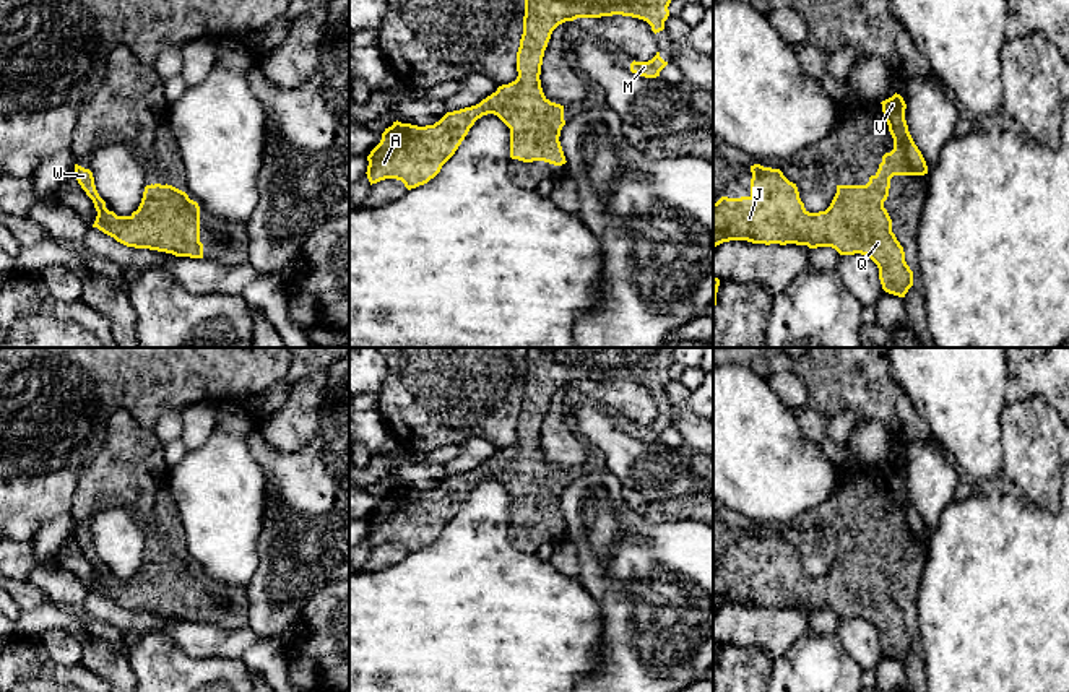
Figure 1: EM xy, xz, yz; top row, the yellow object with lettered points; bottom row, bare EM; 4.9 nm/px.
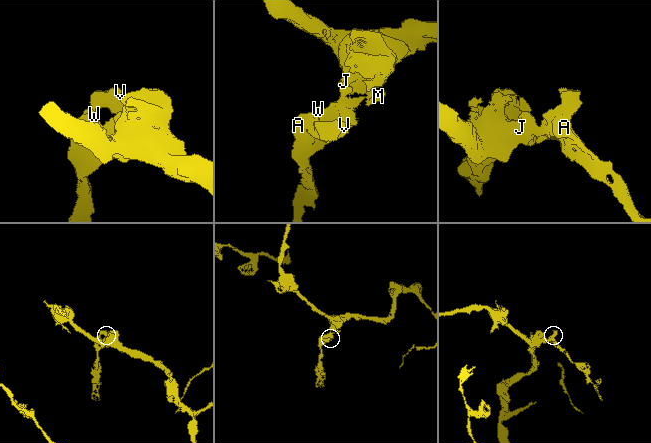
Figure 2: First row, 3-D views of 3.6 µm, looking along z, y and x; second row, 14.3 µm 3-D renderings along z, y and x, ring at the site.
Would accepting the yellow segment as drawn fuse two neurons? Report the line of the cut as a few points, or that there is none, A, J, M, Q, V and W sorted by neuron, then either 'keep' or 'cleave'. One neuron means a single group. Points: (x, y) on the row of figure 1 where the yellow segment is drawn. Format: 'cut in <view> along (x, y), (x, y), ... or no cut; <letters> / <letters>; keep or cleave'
no cut; A J M Q V W; keep

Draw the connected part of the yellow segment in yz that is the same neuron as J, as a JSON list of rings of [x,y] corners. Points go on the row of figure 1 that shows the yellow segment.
[[[895,93],[881,104],[894,149],[882,156],[866,185],[837,185],[830,206],[809,213],[796,184],[780,169],[754,164],[749,197],[721,197],[713,203],[713,249],[729,240],[747,240],[832,247],[840,255],[861,253],[877,265],[882,289],[905,297],[913,286],[913,271],[892,232],[884,201],[894,175],[924,175],[928,166],[908,132],[903,97]]]

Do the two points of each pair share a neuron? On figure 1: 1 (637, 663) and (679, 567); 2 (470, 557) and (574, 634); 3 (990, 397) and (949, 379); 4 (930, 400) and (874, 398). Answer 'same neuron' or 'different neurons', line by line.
1: same neuron
2: same neuron
3: same neuron
4: different neurons

